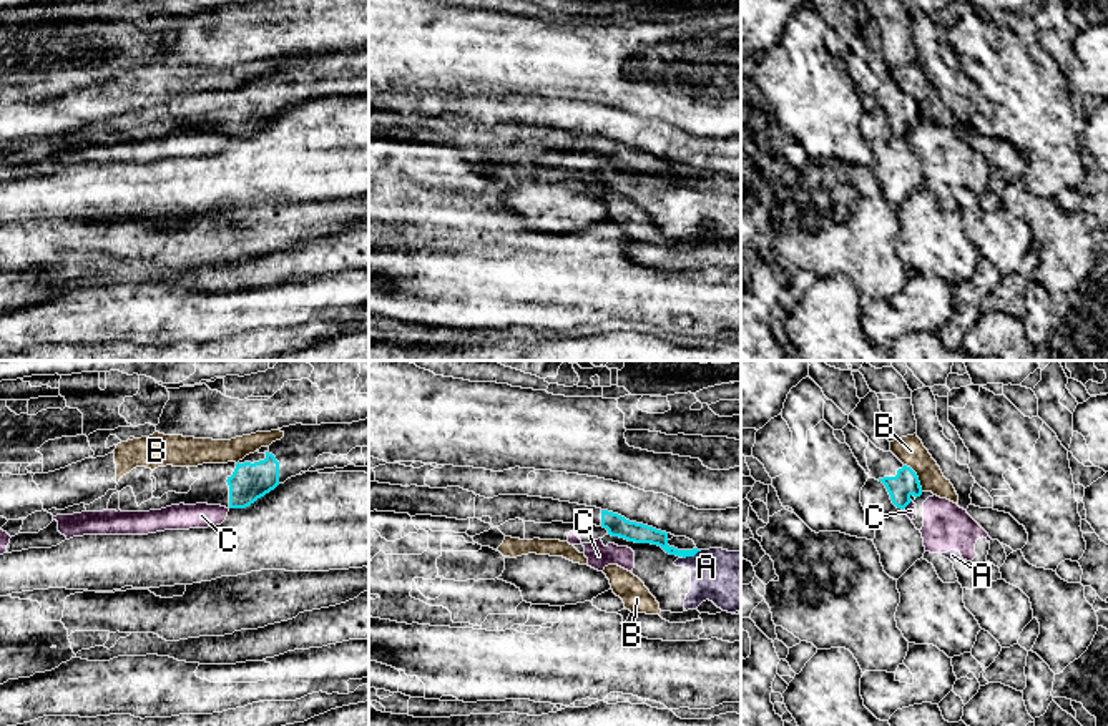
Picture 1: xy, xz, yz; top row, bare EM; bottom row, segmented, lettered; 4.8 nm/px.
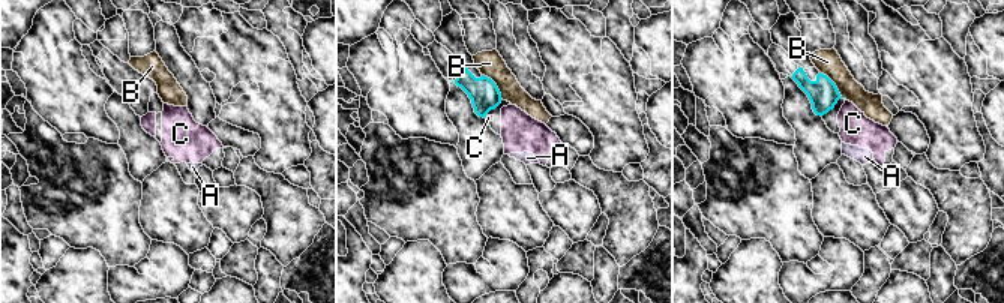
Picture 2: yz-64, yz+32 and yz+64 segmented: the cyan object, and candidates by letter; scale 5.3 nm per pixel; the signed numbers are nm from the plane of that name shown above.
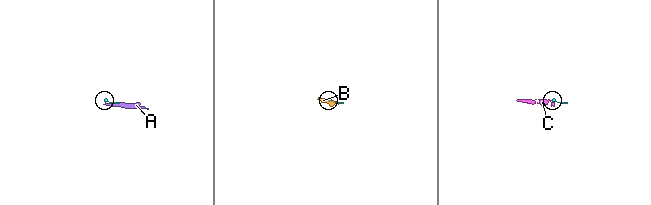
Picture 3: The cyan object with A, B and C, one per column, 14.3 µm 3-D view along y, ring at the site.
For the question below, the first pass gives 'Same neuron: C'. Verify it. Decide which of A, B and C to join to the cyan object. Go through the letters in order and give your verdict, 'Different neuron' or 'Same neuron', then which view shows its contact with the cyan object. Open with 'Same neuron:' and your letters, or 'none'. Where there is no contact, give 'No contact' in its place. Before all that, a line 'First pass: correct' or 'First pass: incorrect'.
First pass: incorrect
Same neuron: none
A: Different neuron. Touches cyan in xz
B: Different neuron. Touches cyan in yz
C: Different neuron. Touches cyan in yz

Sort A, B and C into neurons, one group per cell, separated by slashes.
A C / B

